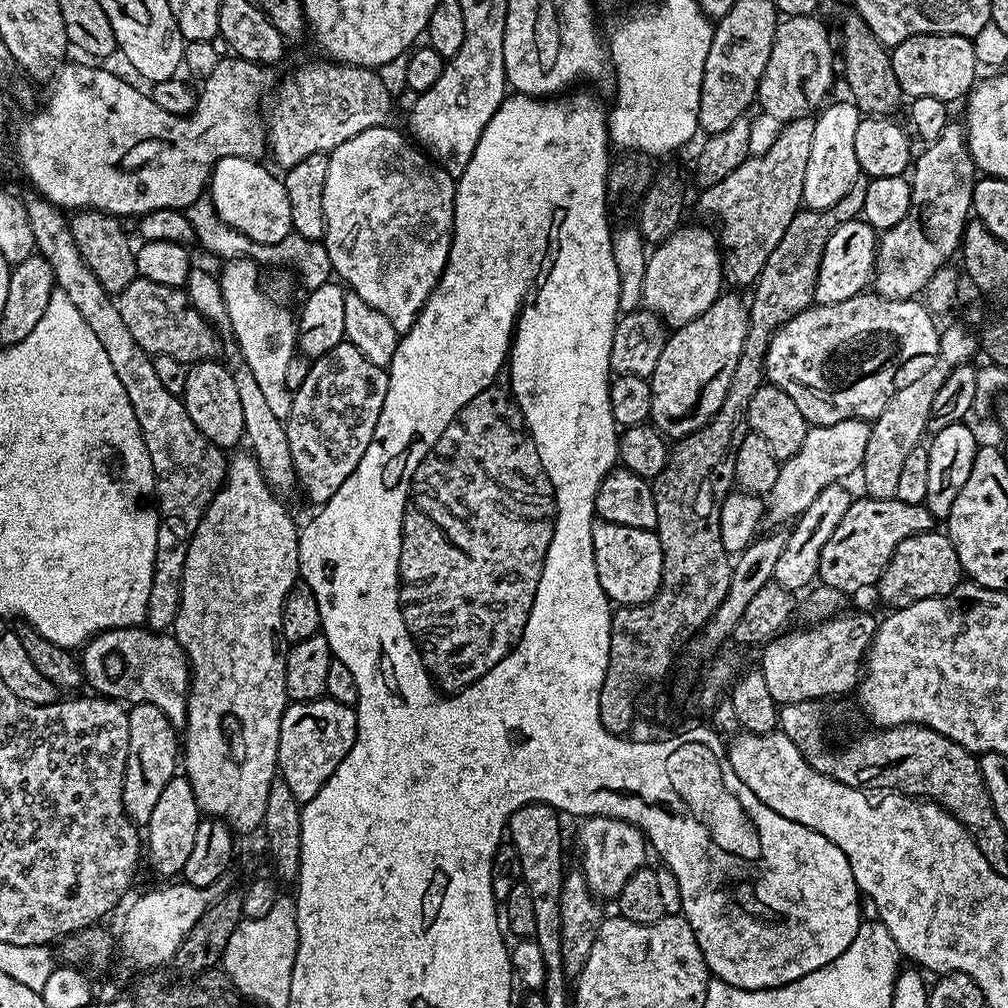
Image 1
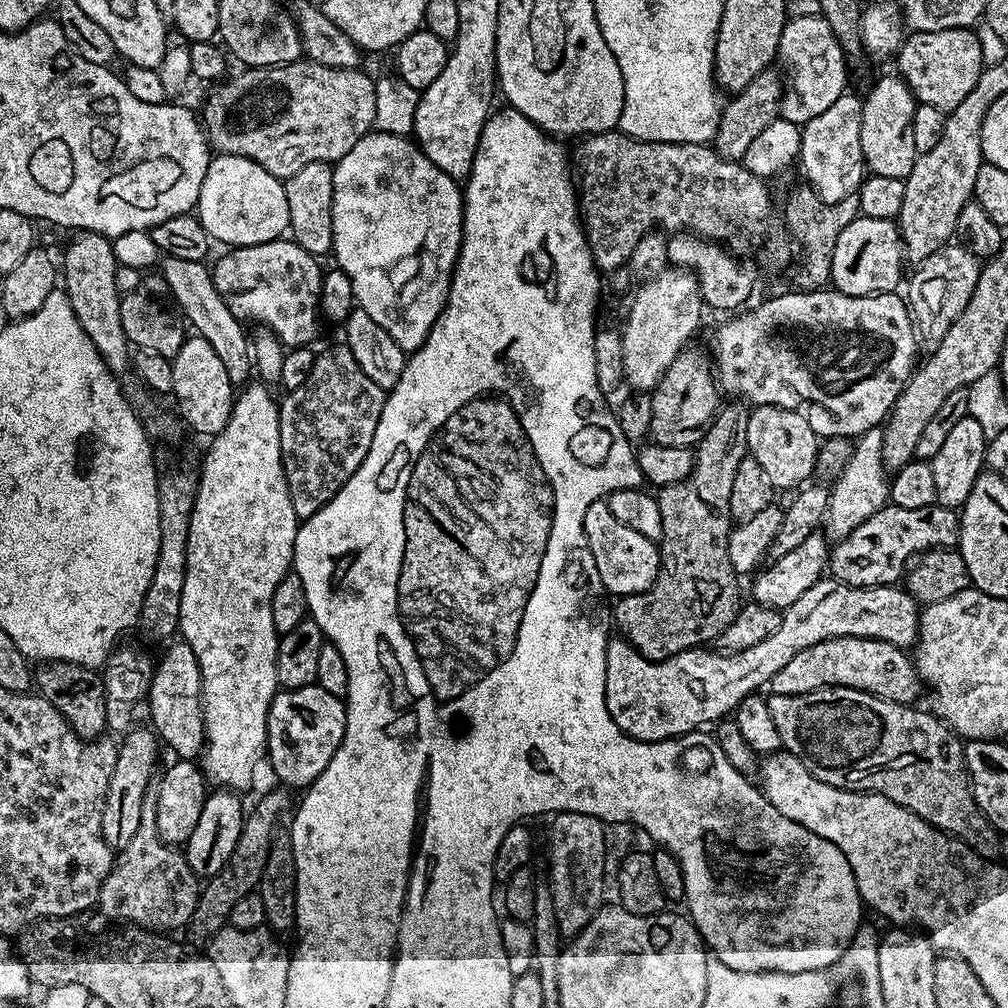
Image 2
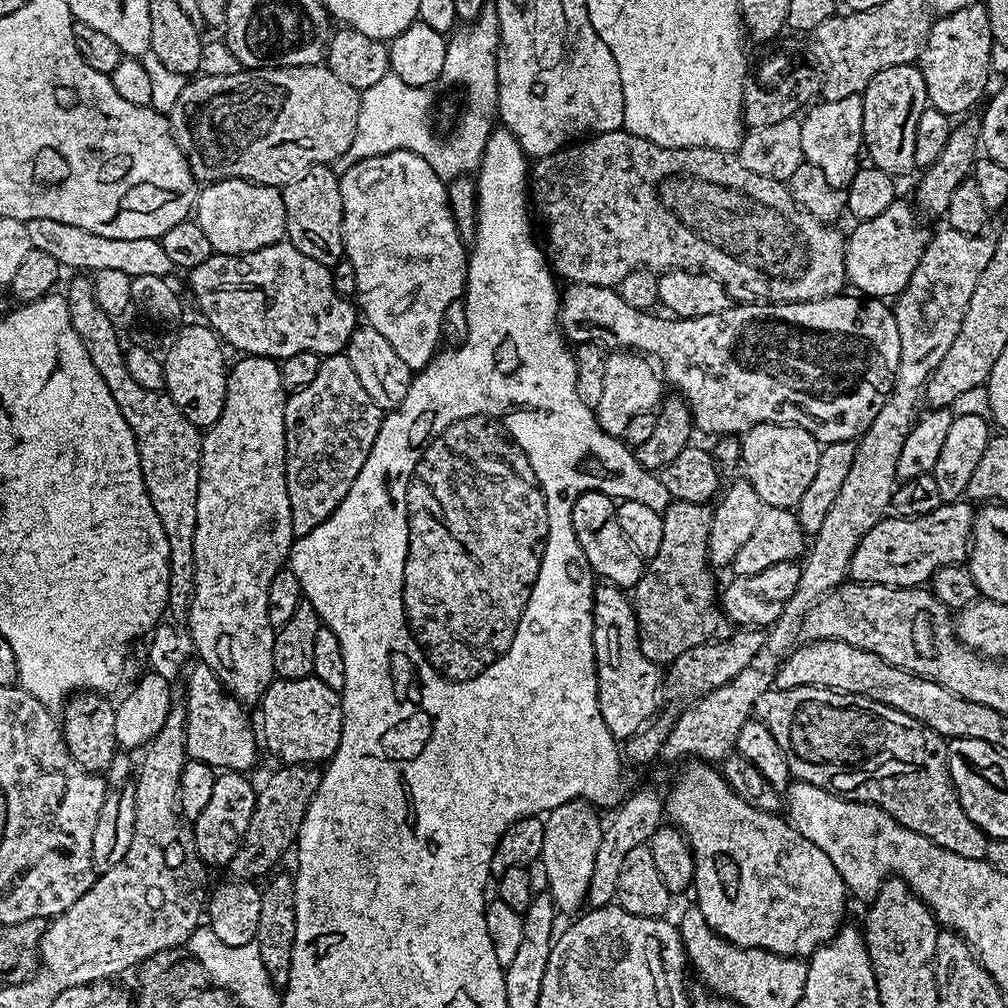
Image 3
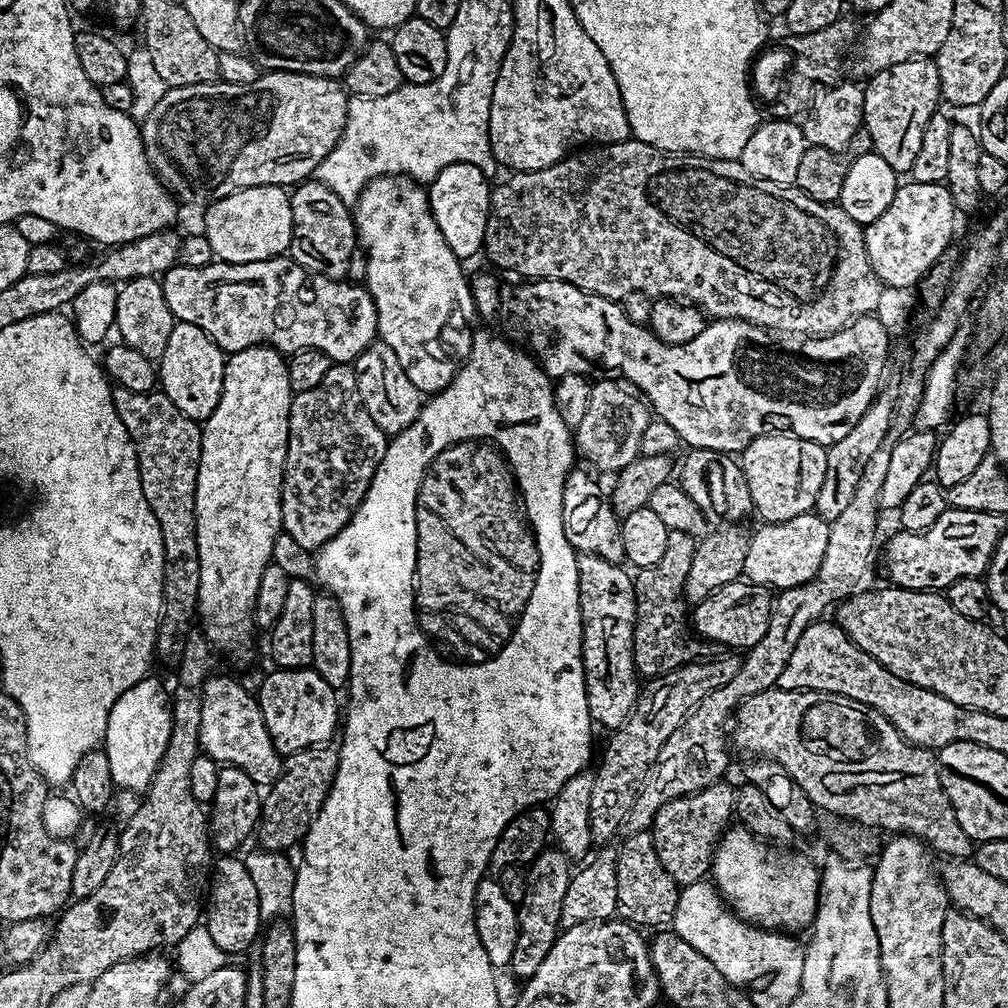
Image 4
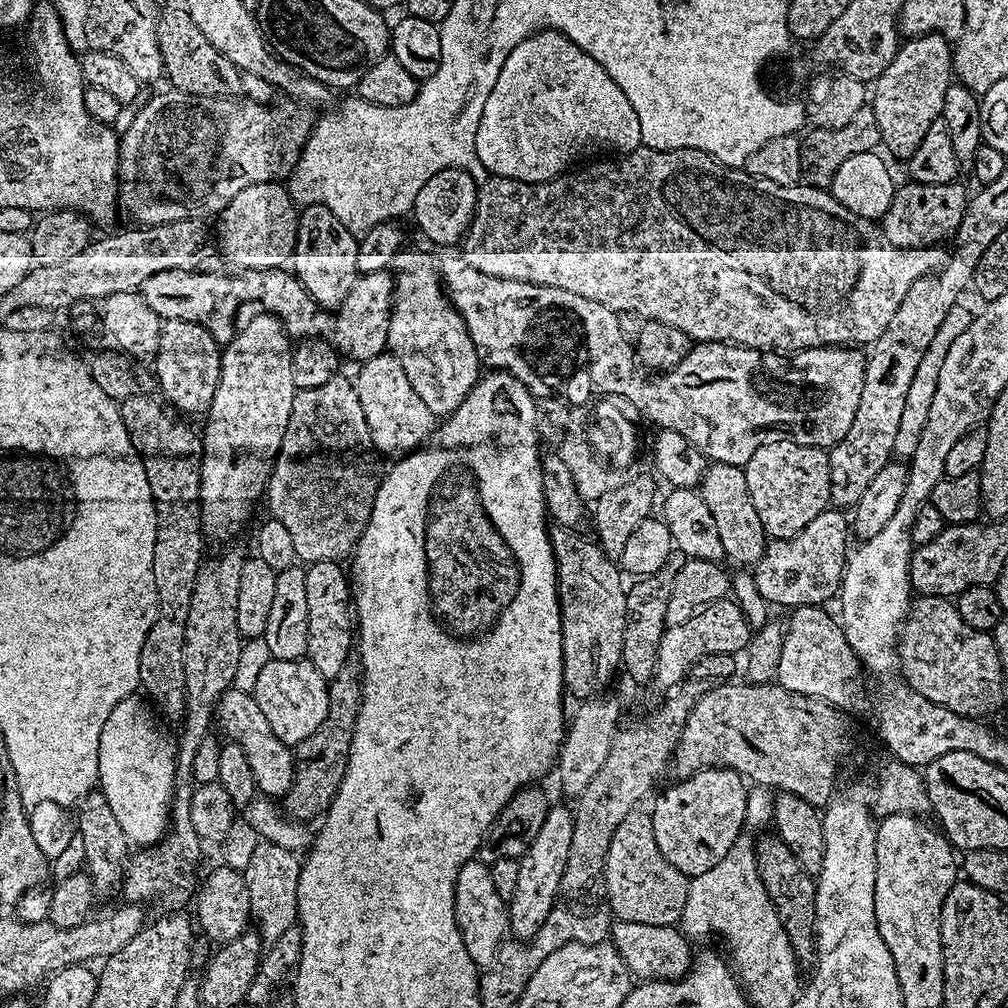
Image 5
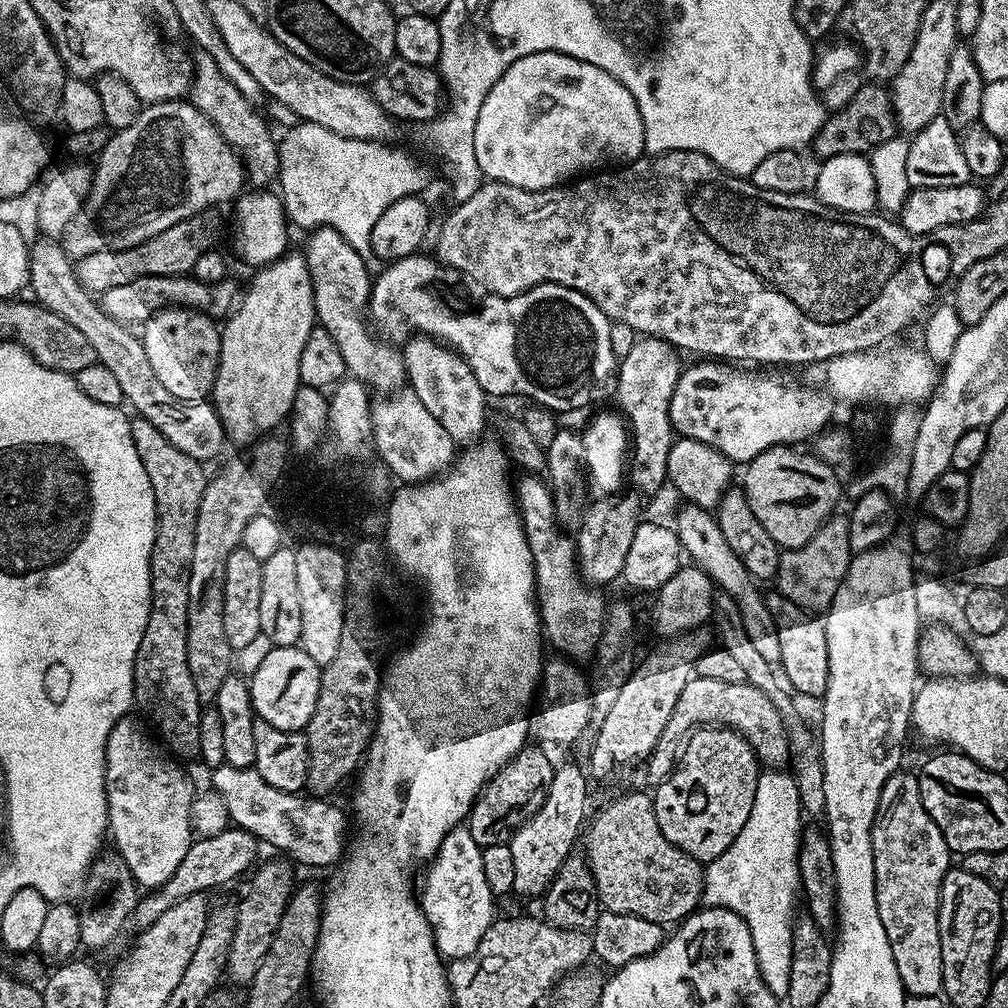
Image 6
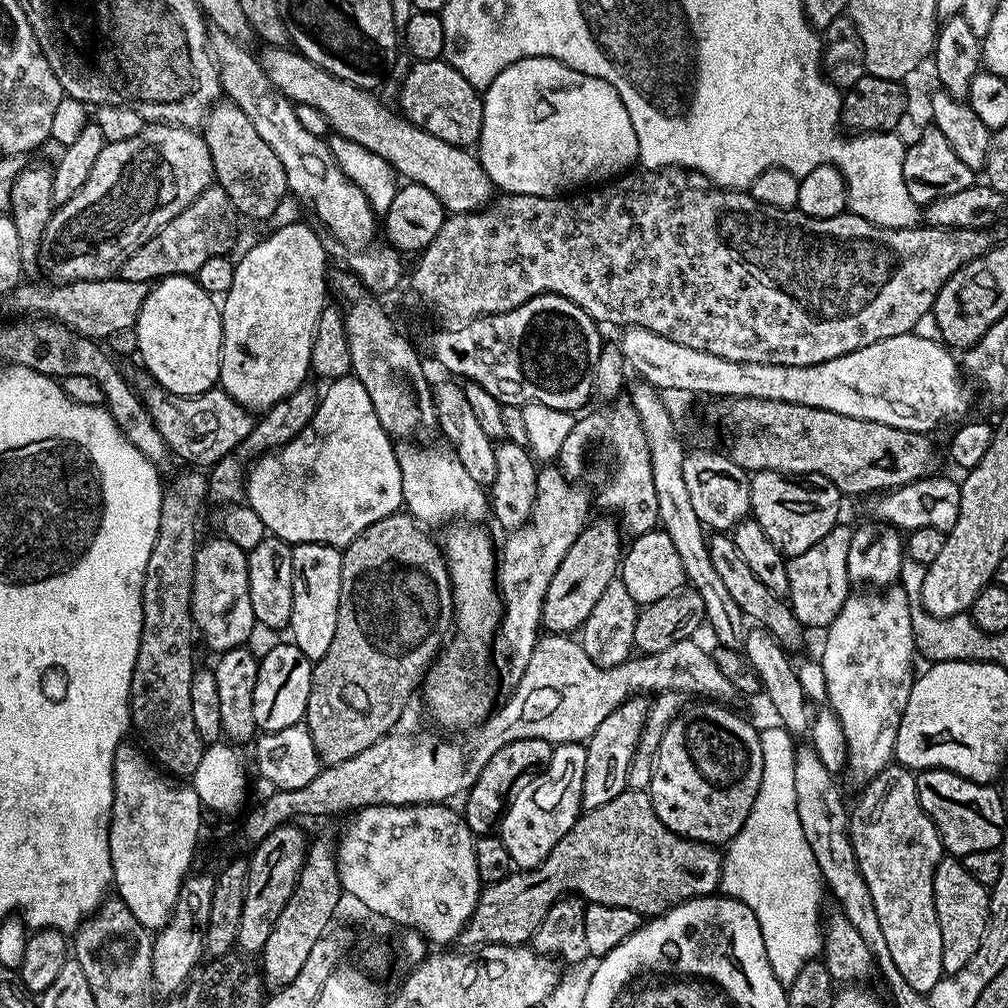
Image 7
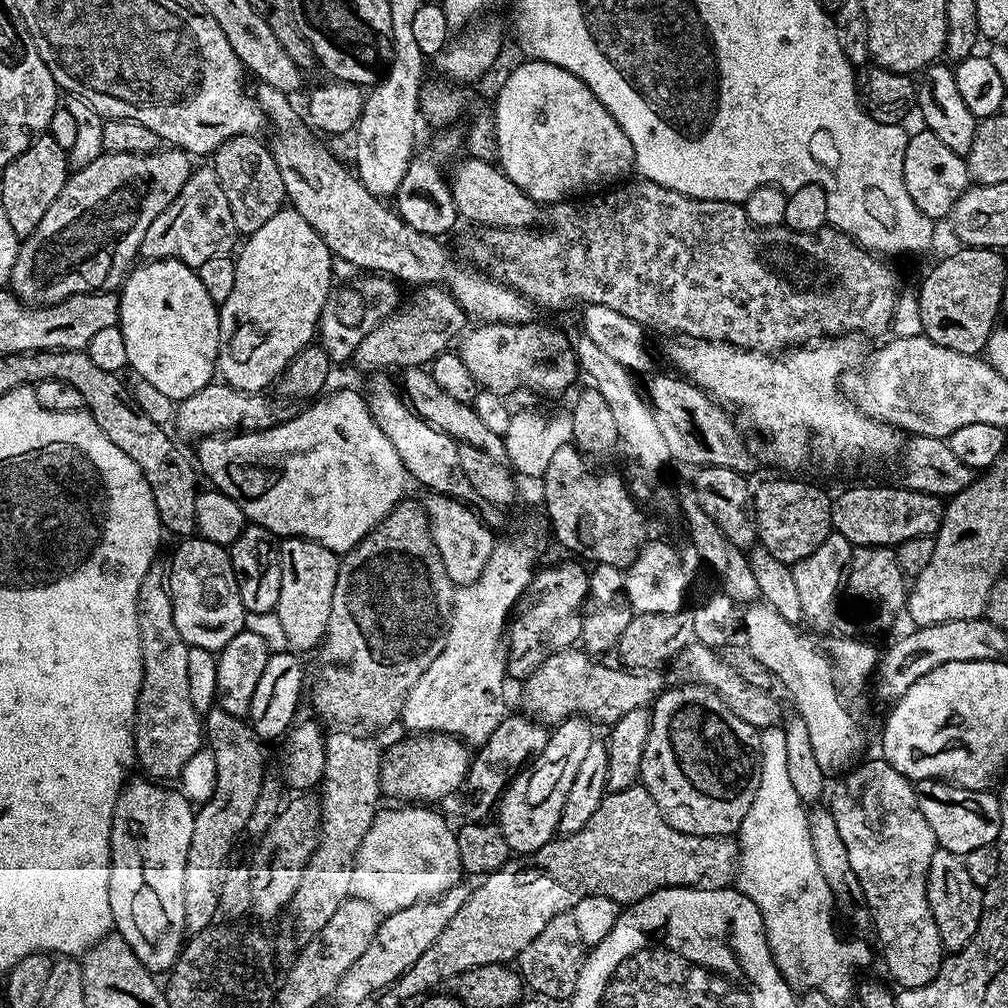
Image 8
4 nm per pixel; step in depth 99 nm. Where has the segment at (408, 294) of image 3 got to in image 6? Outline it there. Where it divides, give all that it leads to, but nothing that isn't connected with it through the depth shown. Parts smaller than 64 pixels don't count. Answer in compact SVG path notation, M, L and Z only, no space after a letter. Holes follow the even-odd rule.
M417 334L403 345L404 371L407 383L416 397L442 422L442 430L450 434L452 443L457 446L472 446L481 439L484 432L484 400L486 394L478 386L478 378L459 352L447 343L437 342L431 336Z

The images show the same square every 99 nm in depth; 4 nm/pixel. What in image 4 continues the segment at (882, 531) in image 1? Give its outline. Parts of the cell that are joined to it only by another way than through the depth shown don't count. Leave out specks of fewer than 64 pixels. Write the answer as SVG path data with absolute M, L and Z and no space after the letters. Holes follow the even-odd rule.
M949 507L925 532L896 530L884 548L884 568L893 585L919 592L946 590L958 578L983 577L994 550L1006 531L1005 517L999 512L958 510Z

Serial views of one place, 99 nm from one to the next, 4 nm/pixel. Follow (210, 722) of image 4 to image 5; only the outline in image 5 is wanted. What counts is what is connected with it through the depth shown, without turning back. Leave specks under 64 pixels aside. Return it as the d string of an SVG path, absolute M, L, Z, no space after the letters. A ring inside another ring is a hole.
M229 688L220 695L220 701L216 703L214 724L225 732L231 743L242 746L246 750L246 758L250 761L250 770L254 770L257 789L265 797L282 798L290 790L292 780L296 776L296 761L294 752L289 745L284 744L270 730L270 722L266 722L266 714L258 707L255 695L251 692L243 692L237 688Z

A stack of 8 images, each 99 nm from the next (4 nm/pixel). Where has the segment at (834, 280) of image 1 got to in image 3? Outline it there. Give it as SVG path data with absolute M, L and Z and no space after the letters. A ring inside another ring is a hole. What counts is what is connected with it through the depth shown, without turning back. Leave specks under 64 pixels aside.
M897 198L878 214L878 218L859 221L856 229L847 233L844 248L847 283L851 287L853 284L857 293L868 298L895 298L910 282L910 274L914 274L924 254L926 235L917 209L909 204Z

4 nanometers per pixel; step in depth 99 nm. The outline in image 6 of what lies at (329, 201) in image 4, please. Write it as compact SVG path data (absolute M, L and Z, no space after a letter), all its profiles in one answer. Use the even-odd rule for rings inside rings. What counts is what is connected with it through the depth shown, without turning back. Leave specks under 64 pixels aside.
M318 228L309 236L312 237L308 240L308 249L303 249L302 255L308 263L312 279L316 319L319 327L334 338L347 368L347 375L359 380L373 393L380 392L376 394L392 394L403 389L406 373L401 349L393 346L387 339L375 340L372 337L374 332L370 327L369 300L373 277L366 262L338 230Z

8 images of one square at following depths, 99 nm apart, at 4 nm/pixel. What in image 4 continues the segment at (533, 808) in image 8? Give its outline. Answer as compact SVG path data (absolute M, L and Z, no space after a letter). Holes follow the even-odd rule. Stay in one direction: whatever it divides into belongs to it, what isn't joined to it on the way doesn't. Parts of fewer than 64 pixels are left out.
M549 846L534 858L532 864L526 868L526 894L522 894L522 902L516 909L518 914L518 942L514 946L514 958L510 965L510 972L519 978L527 978L542 966L546 954L550 954L550 946L554 946L556 937L562 931L560 919L562 918L562 898L566 898L566 886L572 881L573 869L570 867L570 861L559 848Z

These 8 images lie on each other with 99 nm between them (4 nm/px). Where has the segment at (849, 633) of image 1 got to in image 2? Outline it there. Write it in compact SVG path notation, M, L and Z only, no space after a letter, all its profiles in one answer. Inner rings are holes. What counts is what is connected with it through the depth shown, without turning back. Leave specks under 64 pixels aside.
M839 636L818 642L818 646L810 646L810 650L802 650L802 654L790 658L790 662L786 662L786 666L774 674L770 688L775 694L791 696L819 688L853 688L881 696L883 700L892 700L896 704L911 705L915 701L912 699L922 689L922 681L905 649L881 640Z

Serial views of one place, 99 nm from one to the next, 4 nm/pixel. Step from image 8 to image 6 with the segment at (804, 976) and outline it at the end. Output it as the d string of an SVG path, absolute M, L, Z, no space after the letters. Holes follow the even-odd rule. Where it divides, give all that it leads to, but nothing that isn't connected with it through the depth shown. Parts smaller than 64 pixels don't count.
M764 770L758 778L758 790L754 790L754 806L750 806L750 818L742 826L742 834L718 858L704 869L703 903L710 908L725 908L738 914L750 926L750 938L754 942L754 954L758 958L758 970L766 986L778 998L788 995L790 986L790 954L792 953L792 925L797 911L800 887L800 838L802 835L802 809L796 780L784 770Z

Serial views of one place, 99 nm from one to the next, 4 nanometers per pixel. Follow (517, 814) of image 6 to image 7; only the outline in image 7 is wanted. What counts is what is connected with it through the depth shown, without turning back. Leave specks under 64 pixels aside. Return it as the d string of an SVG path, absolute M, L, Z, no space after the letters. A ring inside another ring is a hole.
M525 738L521 741L510 742L494 754L490 762L483 767L472 788L468 789L463 797L465 800L462 815L468 824L468 829L472 831L473 837L489 835L499 825L514 789L525 778L543 772L544 767L550 762L553 747L553 744L542 741L540 738Z

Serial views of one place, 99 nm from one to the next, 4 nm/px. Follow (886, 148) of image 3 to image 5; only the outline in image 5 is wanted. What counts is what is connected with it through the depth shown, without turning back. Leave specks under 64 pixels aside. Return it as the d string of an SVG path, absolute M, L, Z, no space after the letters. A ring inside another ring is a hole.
M943 35L914 36L899 45L896 57L885 72L874 81L870 92L870 111L878 118L880 143L896 156L907 158L918 150L918 142L926 138L926 130L941 119L946 90L954 82L953 45Z

